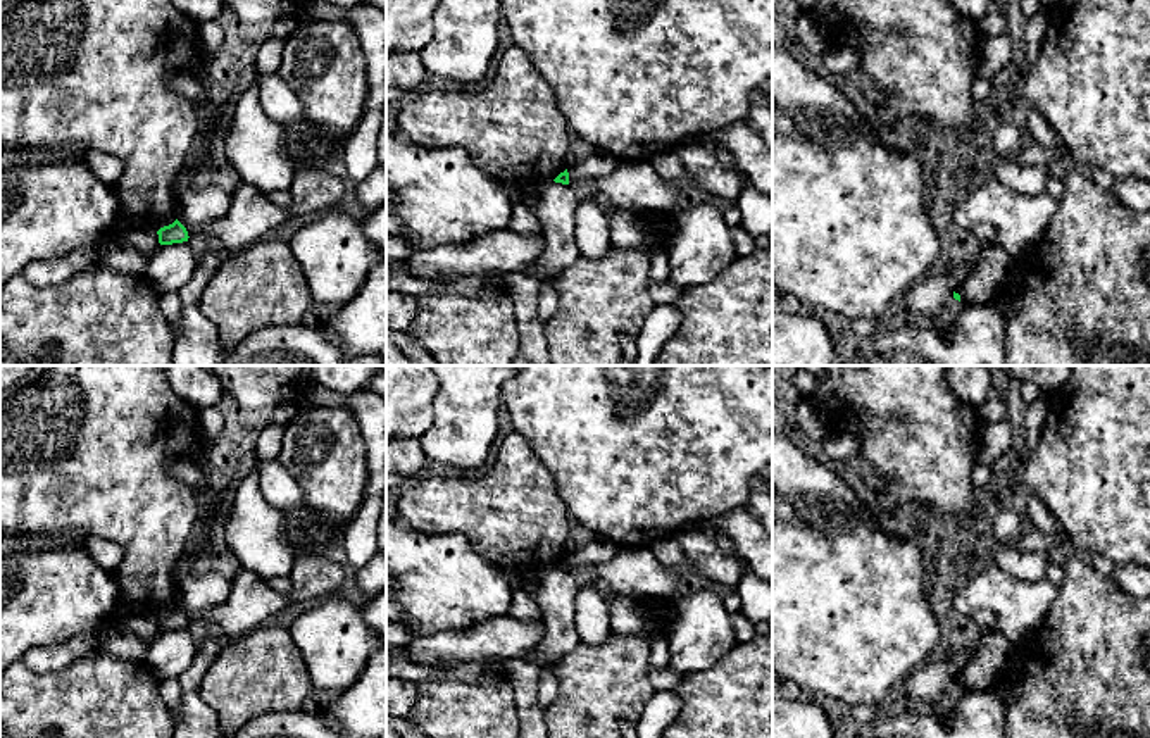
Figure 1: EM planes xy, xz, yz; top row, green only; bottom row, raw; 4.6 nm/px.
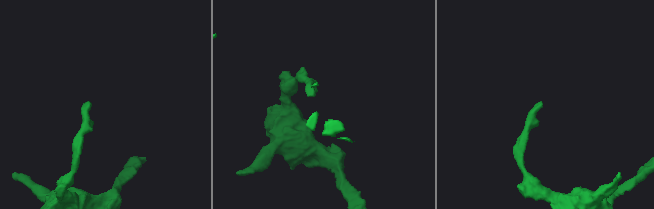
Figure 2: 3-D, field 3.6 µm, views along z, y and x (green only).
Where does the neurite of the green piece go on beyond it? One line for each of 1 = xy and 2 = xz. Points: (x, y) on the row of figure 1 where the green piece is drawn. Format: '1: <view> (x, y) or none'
1: none
2: none

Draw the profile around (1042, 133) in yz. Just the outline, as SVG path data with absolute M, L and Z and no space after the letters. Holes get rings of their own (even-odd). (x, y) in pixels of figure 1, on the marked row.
M1022 107L1019 119L1038 145L1052 148L1059 143L1057 134L1038 110Z

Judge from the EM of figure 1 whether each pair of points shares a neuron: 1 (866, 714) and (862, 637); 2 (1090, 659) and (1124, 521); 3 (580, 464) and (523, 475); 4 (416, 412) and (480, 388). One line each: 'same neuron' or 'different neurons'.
1: different neurons
2: different neurons
3: different neurons
4: different neurons

